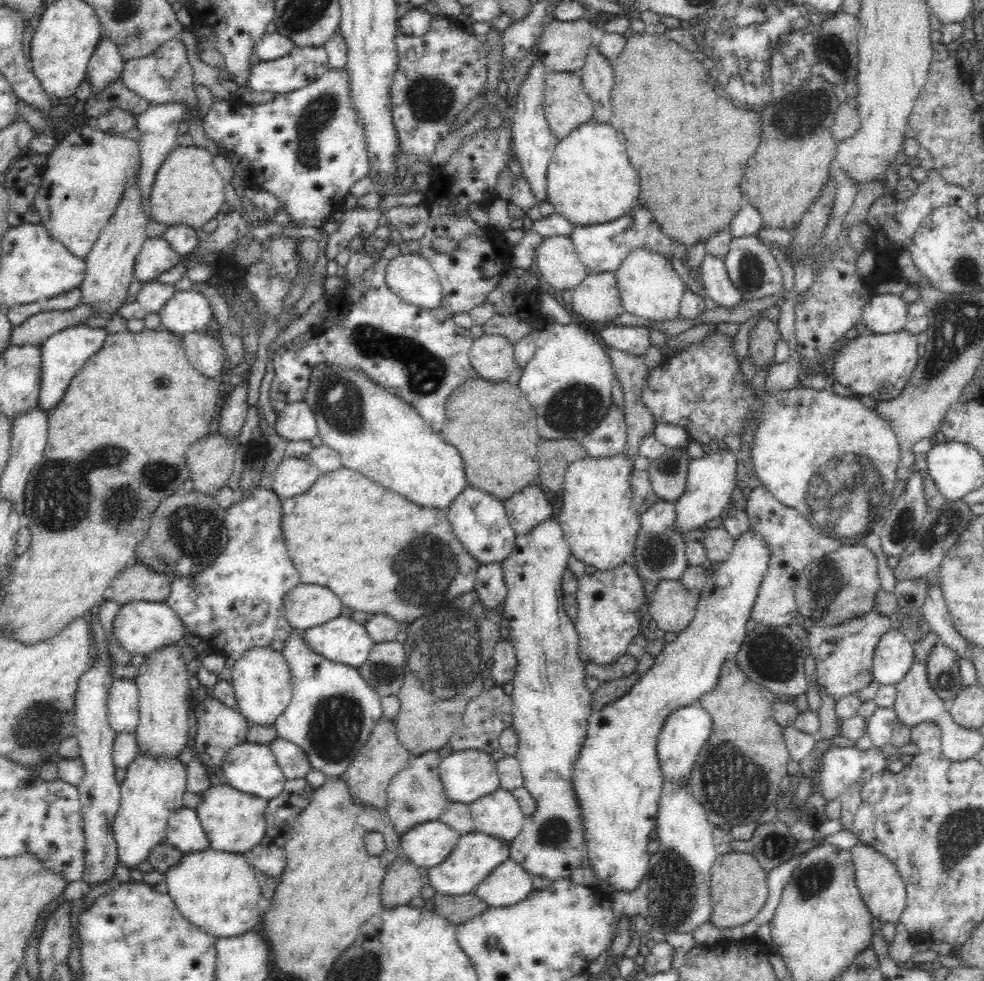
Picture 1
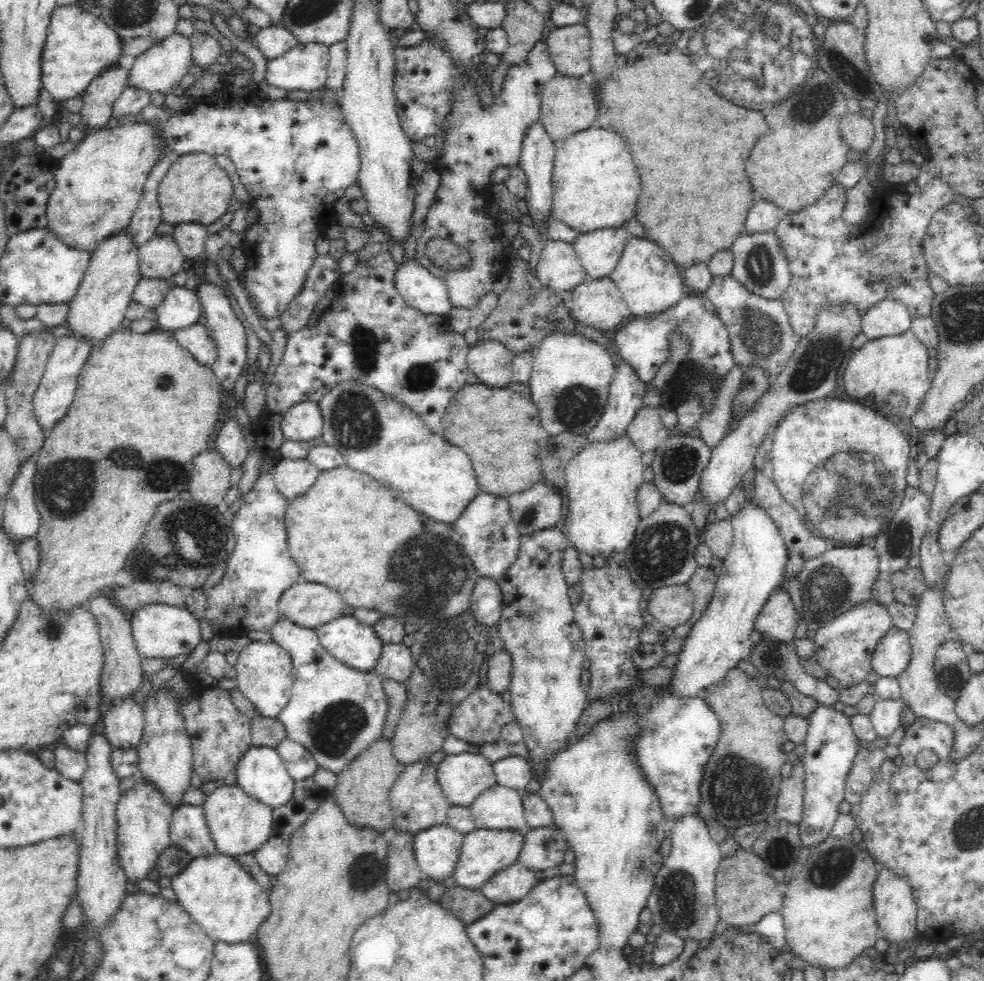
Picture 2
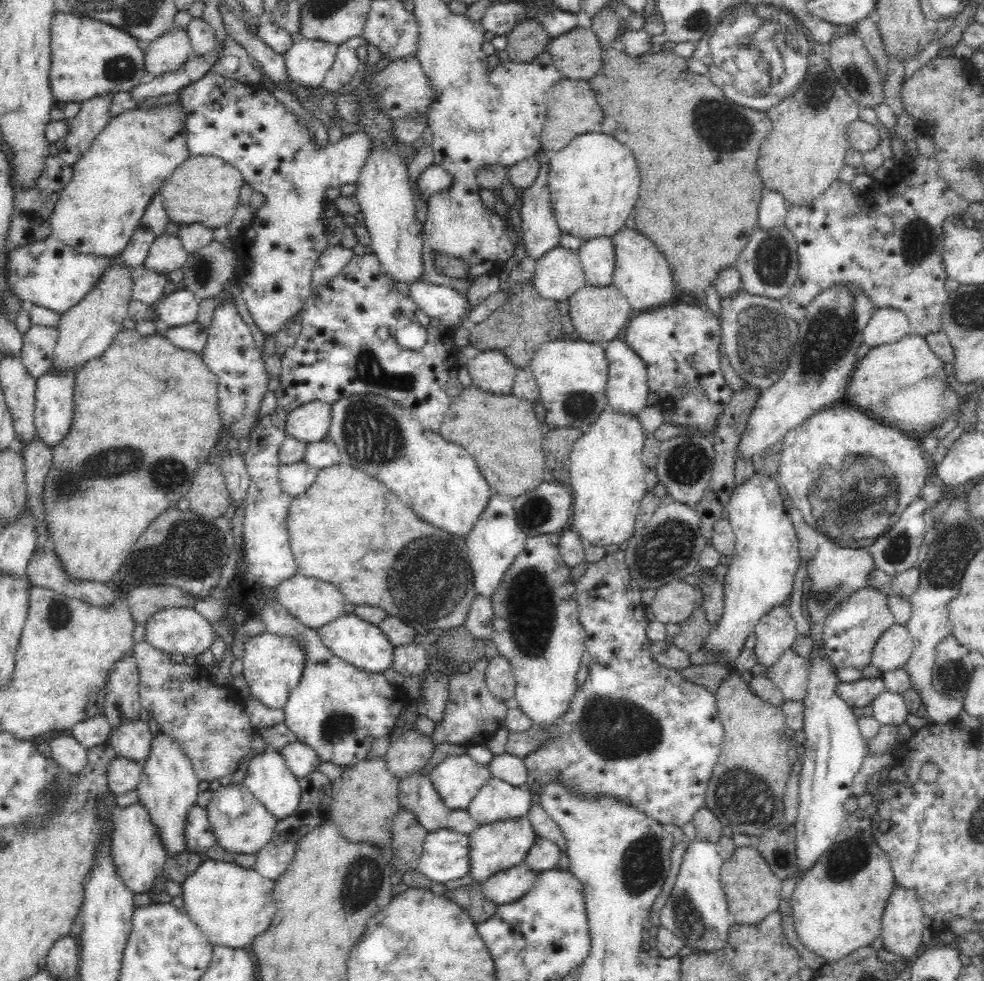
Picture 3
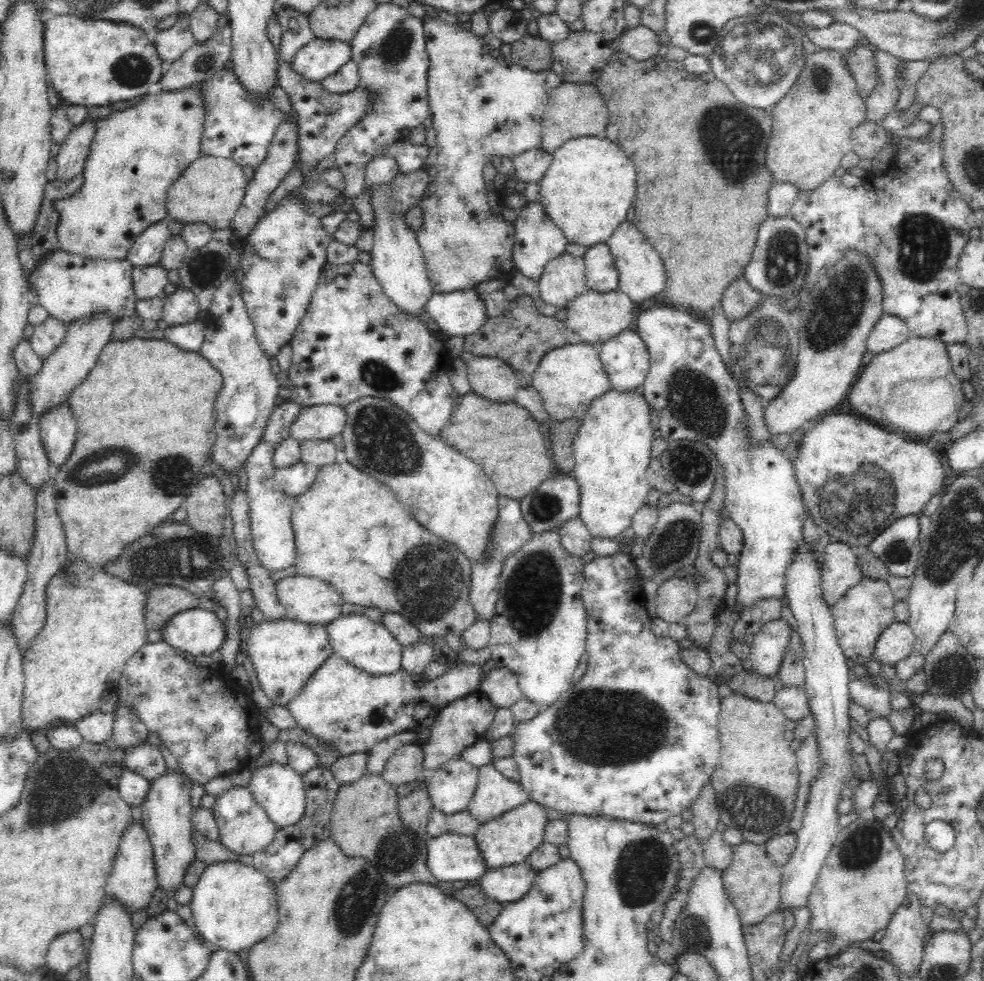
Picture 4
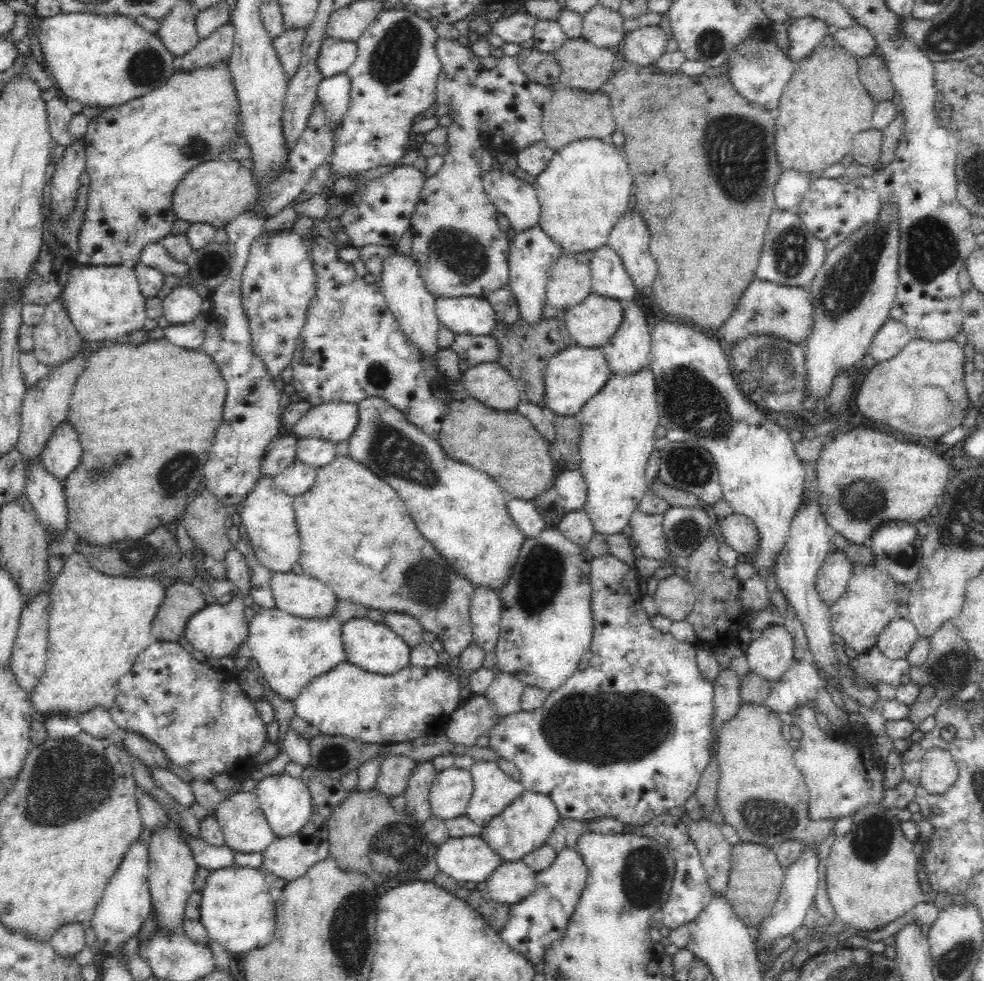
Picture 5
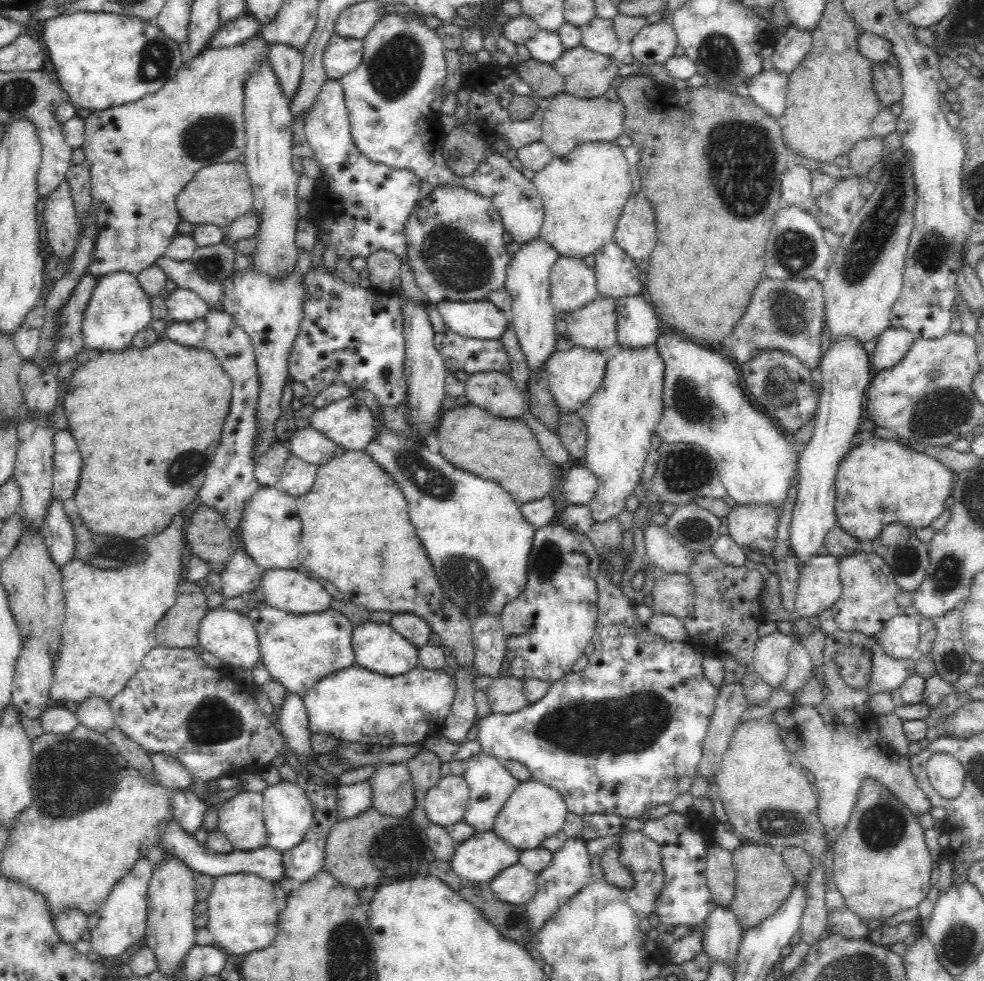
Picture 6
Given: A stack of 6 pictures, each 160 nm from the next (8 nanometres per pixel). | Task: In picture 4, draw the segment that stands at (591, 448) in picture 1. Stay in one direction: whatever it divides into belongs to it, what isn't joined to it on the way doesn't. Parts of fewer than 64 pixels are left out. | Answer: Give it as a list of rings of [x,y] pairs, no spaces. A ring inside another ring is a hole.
[[[634,327],[599,344],[598,349],[612,389],[624,393],[642,389],[649,371],[650,359],[646,343],[640,339]]]

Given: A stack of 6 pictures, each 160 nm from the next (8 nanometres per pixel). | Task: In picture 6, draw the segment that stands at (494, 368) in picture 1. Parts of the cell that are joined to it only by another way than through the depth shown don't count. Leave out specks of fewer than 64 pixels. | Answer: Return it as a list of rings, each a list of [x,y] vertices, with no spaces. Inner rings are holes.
[[[496,370],[470,374],[465,380],[465,395],[474,406],[502,418],[516,419],[527,408],[516,381]]]

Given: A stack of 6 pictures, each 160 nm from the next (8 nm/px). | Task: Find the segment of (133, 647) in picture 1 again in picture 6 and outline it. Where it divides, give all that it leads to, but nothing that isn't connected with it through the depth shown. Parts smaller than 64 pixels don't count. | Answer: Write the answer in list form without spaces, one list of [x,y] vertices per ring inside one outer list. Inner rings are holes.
[[[222,605],[209,608],[198,622],[198,641],[204,651],[211,652],[225,664],[252,670],[260,662],[260,643],[254,625],[248,615],[238,610],[231,610]]]

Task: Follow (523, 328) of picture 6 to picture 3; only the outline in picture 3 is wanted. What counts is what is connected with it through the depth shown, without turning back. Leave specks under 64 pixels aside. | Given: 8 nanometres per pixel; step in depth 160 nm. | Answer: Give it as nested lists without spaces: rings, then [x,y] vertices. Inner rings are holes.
[[[541,146],[536,150],[532,157],[538,163],[538,174],[536,174],[534,183],[529,188],[524,189],[522,196],[522,232],[524,232],[524,246],[528,256],[538,261],[548,250],[553,250],[559,246],[560,227],[554,217],[552,207],[552,193],[550,193],[550,184],[548,184],[549,176],[549,159],[547,151]]]

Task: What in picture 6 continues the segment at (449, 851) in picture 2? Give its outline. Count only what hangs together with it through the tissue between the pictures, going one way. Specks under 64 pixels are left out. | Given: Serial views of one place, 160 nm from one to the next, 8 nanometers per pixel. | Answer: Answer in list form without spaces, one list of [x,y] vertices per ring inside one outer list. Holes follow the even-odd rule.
[[[476,831],[464,842],[457,843],[452,858],[448,860],[451,870],[463,881],[490,882],[501,870],[519,862],[521,850],[514,849],[492,831]]]

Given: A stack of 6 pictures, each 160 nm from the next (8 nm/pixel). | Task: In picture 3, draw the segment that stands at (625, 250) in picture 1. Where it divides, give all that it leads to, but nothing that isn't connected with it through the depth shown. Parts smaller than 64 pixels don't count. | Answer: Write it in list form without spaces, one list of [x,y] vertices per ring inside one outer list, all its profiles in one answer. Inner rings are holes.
[[[598,236],[586,240],[576,252],[581,267],[584,269],[587,284],[592,286],[608,286],[611,284],[616,268],[616,254],[612,238]]]

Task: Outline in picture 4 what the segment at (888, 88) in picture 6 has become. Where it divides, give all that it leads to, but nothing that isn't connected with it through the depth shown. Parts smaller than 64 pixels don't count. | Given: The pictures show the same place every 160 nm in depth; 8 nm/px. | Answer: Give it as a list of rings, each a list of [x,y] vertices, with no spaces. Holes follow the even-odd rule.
[[[861,43],[842,54],[846,67],[850,69],[850,75],[854,77],[856,91],[863,99],[874,90],[876,86],[876,63],[874,63],[873,48],[867,43]]]

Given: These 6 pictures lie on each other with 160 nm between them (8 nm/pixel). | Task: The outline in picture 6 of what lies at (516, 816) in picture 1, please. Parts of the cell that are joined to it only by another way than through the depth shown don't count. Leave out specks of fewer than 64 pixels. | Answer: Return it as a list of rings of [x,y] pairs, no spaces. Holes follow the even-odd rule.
[[[477,753],[466,760],[467,768],[463,774],[469,784],[469,802],[464,813],[464,820],[476,831],[491,831],[496,816],[503,809],[508,798],[514,793],[520,781],[514,778],[500,759],[486,753]]]

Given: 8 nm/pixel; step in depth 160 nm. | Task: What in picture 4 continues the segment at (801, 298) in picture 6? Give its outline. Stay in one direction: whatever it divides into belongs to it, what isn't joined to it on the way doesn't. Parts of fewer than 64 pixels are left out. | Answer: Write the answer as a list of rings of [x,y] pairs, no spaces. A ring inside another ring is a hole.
[[[740,274],[738,278],[734,278],[724,288],[722,300],[719,304],[726,317],[728,317],[728,321],[738,321],[745,318],[756,304],[760,304],[767,297],[762,295],[760,291],[752,289],[746,277]]]

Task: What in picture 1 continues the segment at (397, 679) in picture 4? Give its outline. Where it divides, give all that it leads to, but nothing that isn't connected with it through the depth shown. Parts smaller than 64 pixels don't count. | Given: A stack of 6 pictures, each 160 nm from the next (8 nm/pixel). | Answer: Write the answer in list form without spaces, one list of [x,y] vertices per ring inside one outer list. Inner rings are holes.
[[[293,629],[291,637],[283,645],[281,653],[291,673],[293,696],[287,709],[275,722],[278,737],[296,743],[306,753],[312,770],[320,770],[328,778],[340,777],[358,751],[368,742],[375,725],[381,720],[381,697],[361,678],[356,668],[331,662],[310,649],[300,629]]]

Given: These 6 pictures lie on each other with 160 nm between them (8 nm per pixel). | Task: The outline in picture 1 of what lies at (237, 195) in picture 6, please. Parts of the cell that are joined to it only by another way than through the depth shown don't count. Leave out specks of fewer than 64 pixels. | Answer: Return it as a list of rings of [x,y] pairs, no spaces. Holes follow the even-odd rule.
[[[190,142],[170,150],[166,160],[156,170],[154,185],[150,192],[150,211],[152,221],[166,226],[184,225],[192,229],[201,228],[221,212],[224,197],[224,180],[214,167],[213,154]]]

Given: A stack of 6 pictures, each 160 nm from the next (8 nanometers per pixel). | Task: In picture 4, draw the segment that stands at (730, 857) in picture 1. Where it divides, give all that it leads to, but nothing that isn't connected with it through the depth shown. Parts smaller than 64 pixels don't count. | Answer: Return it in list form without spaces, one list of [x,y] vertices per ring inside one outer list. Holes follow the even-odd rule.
[[[742,841],[733,846],[732,862],[721,870],[724,888],[736,907],[740,923],[754,925],[762,922],[781,906],[781,869],[764,851],[763,844]]]

